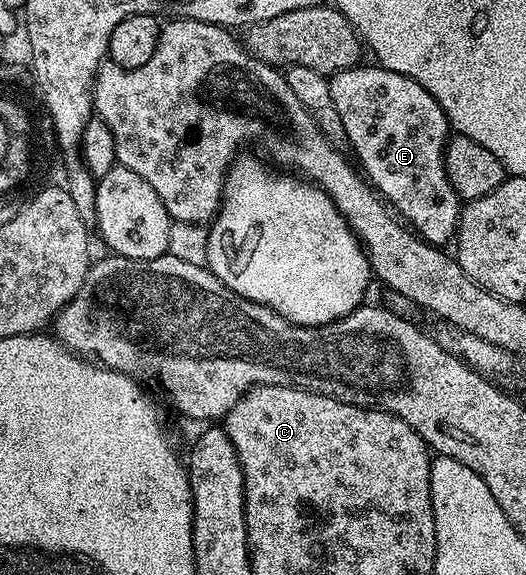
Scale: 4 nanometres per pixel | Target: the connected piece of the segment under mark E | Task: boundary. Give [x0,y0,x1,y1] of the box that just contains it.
[328,66,462,245]

